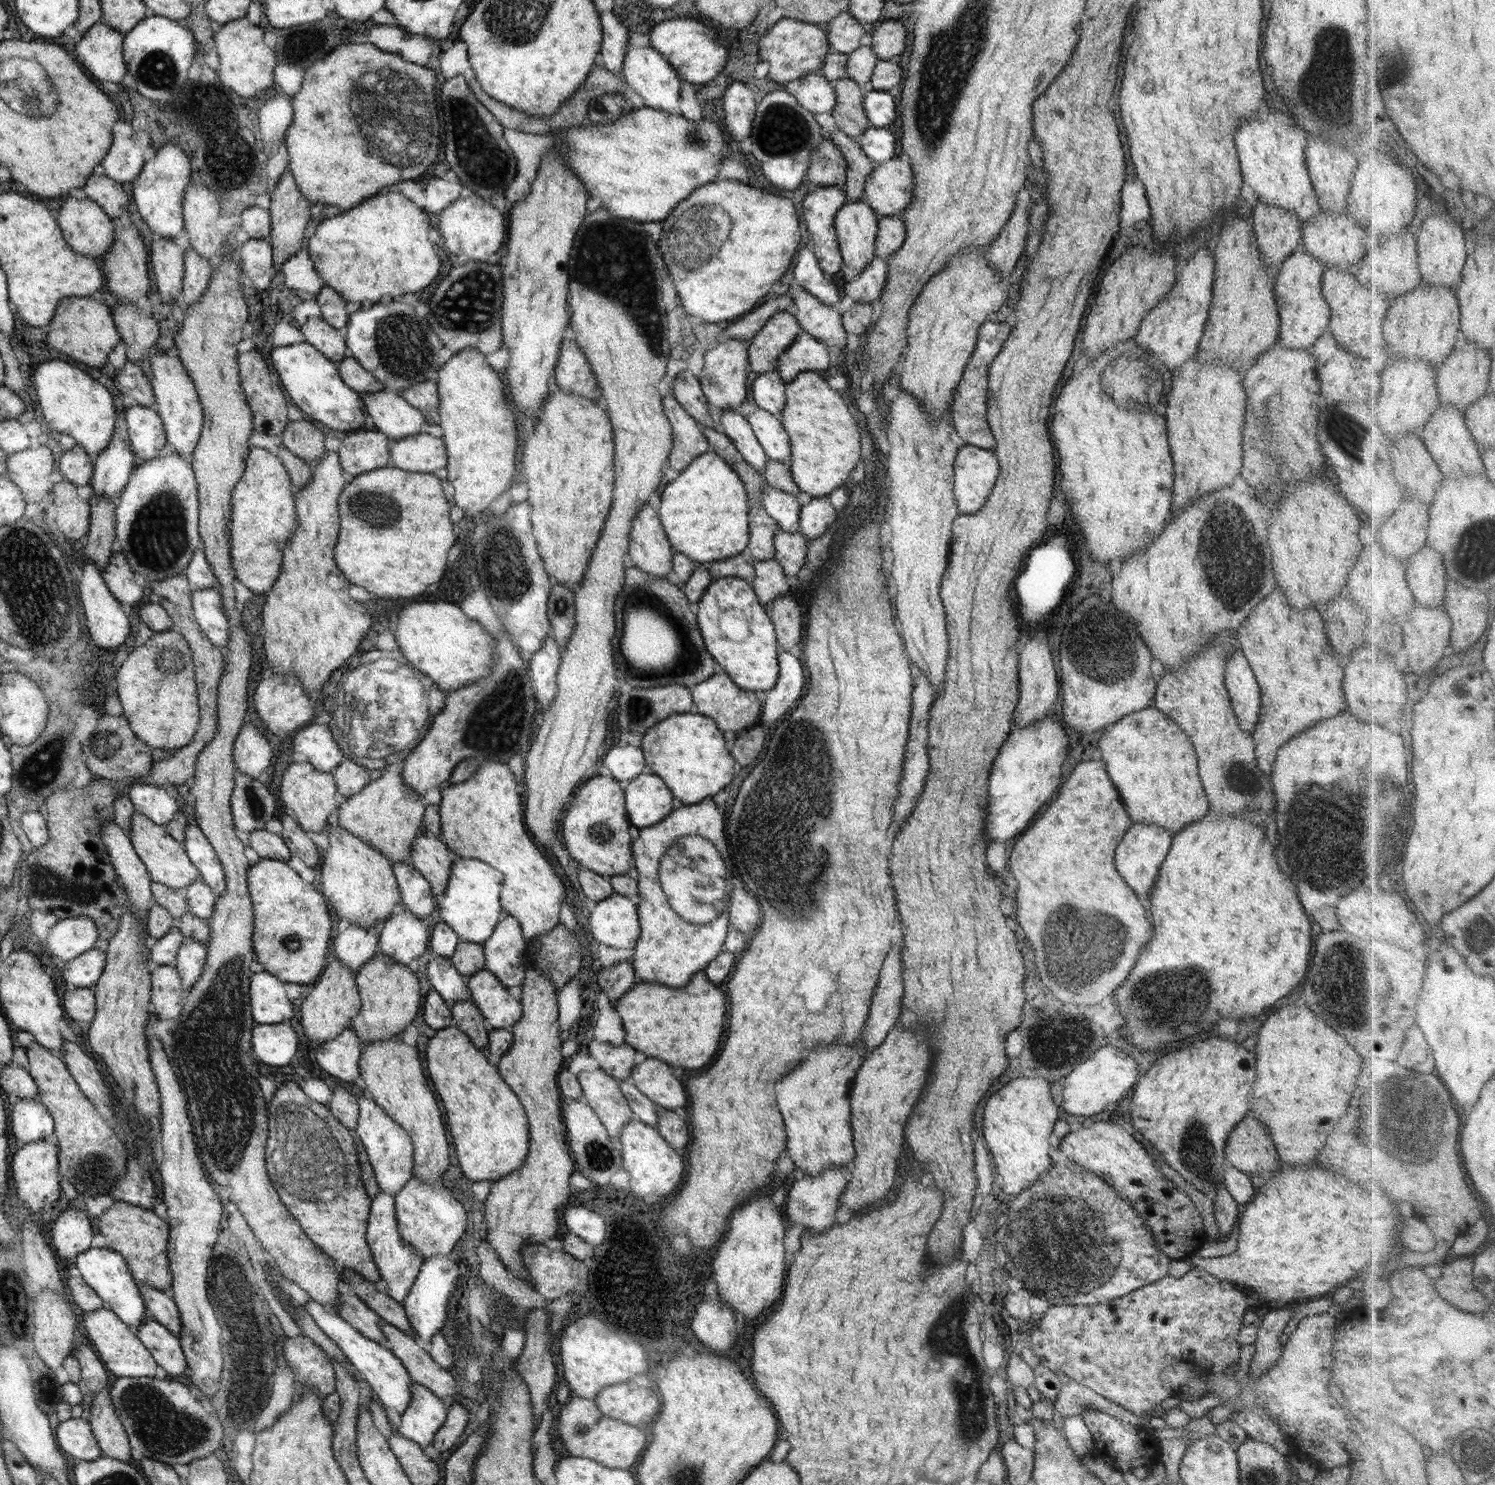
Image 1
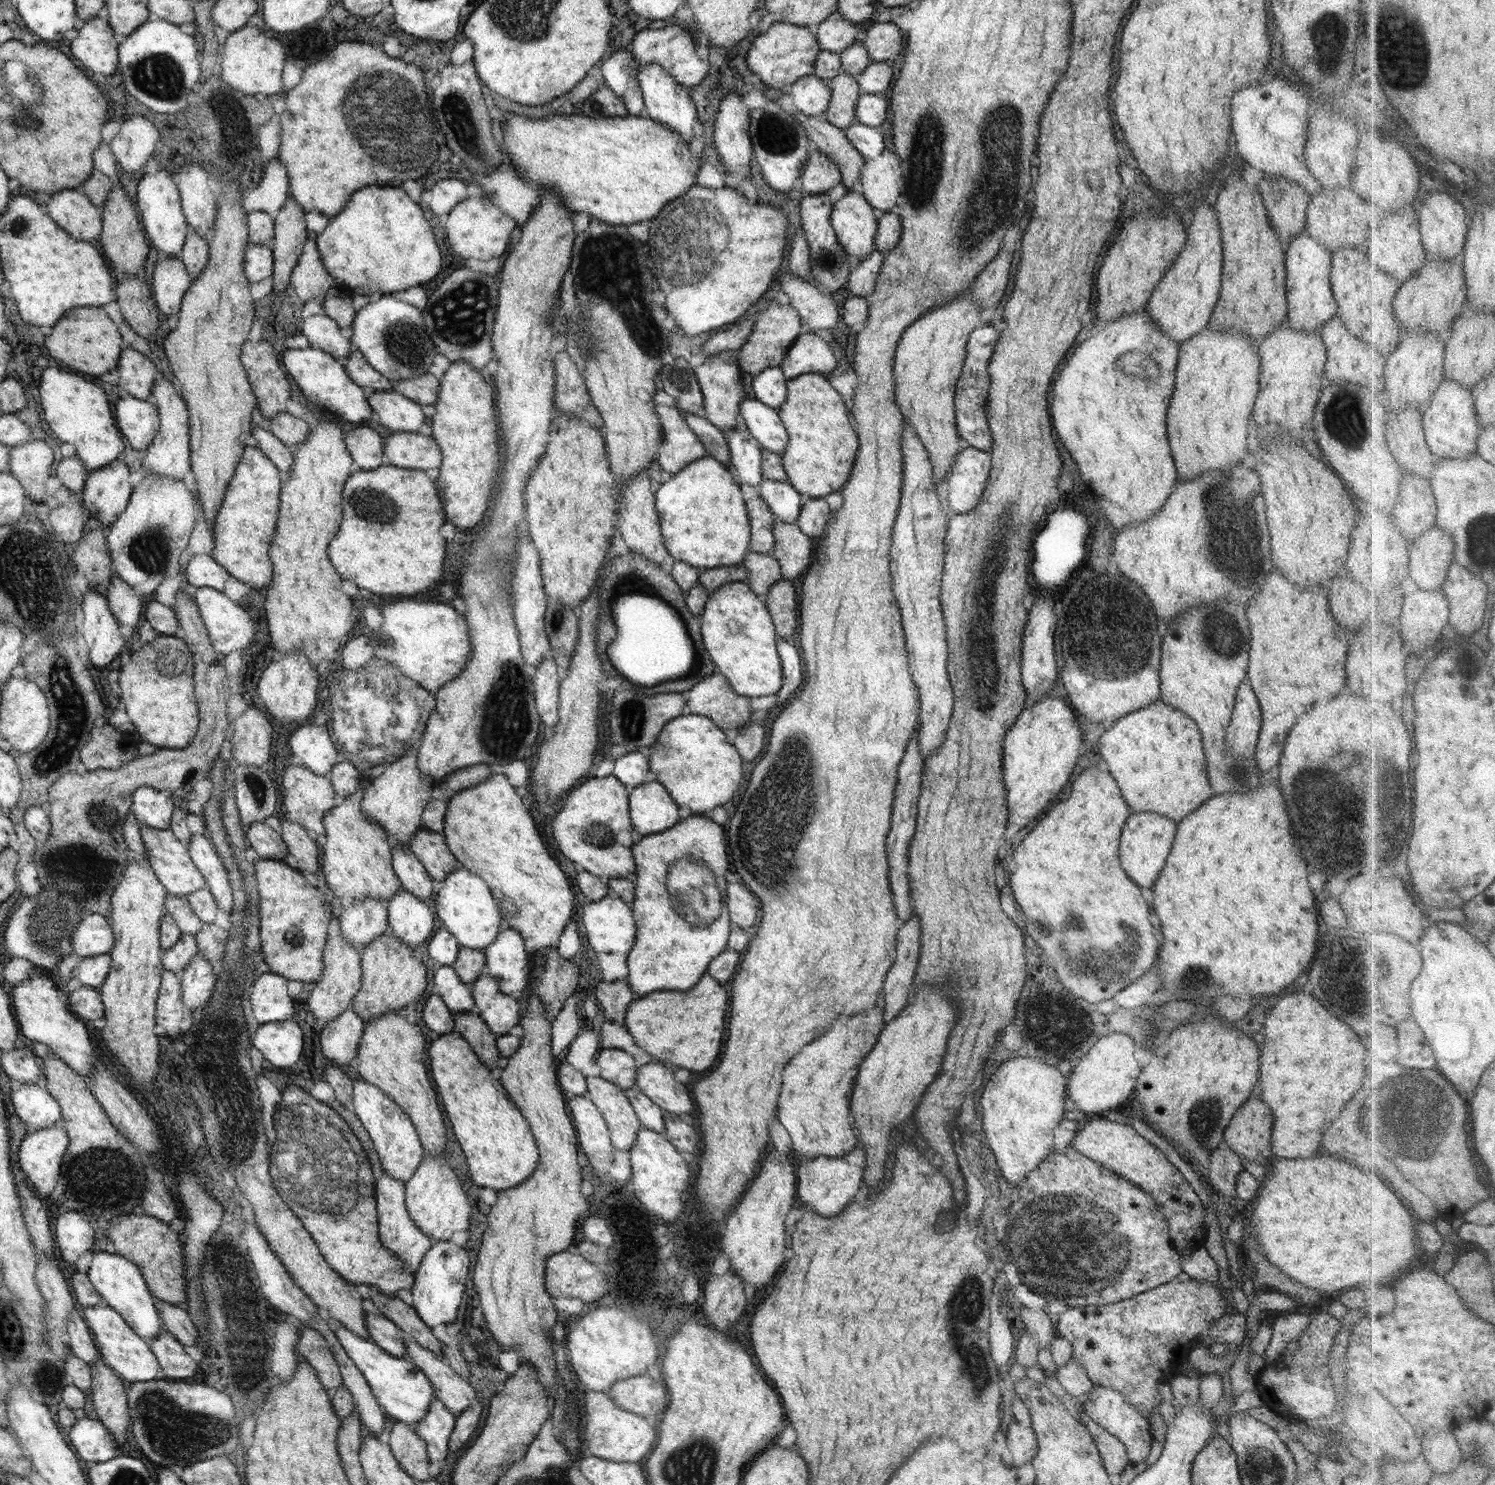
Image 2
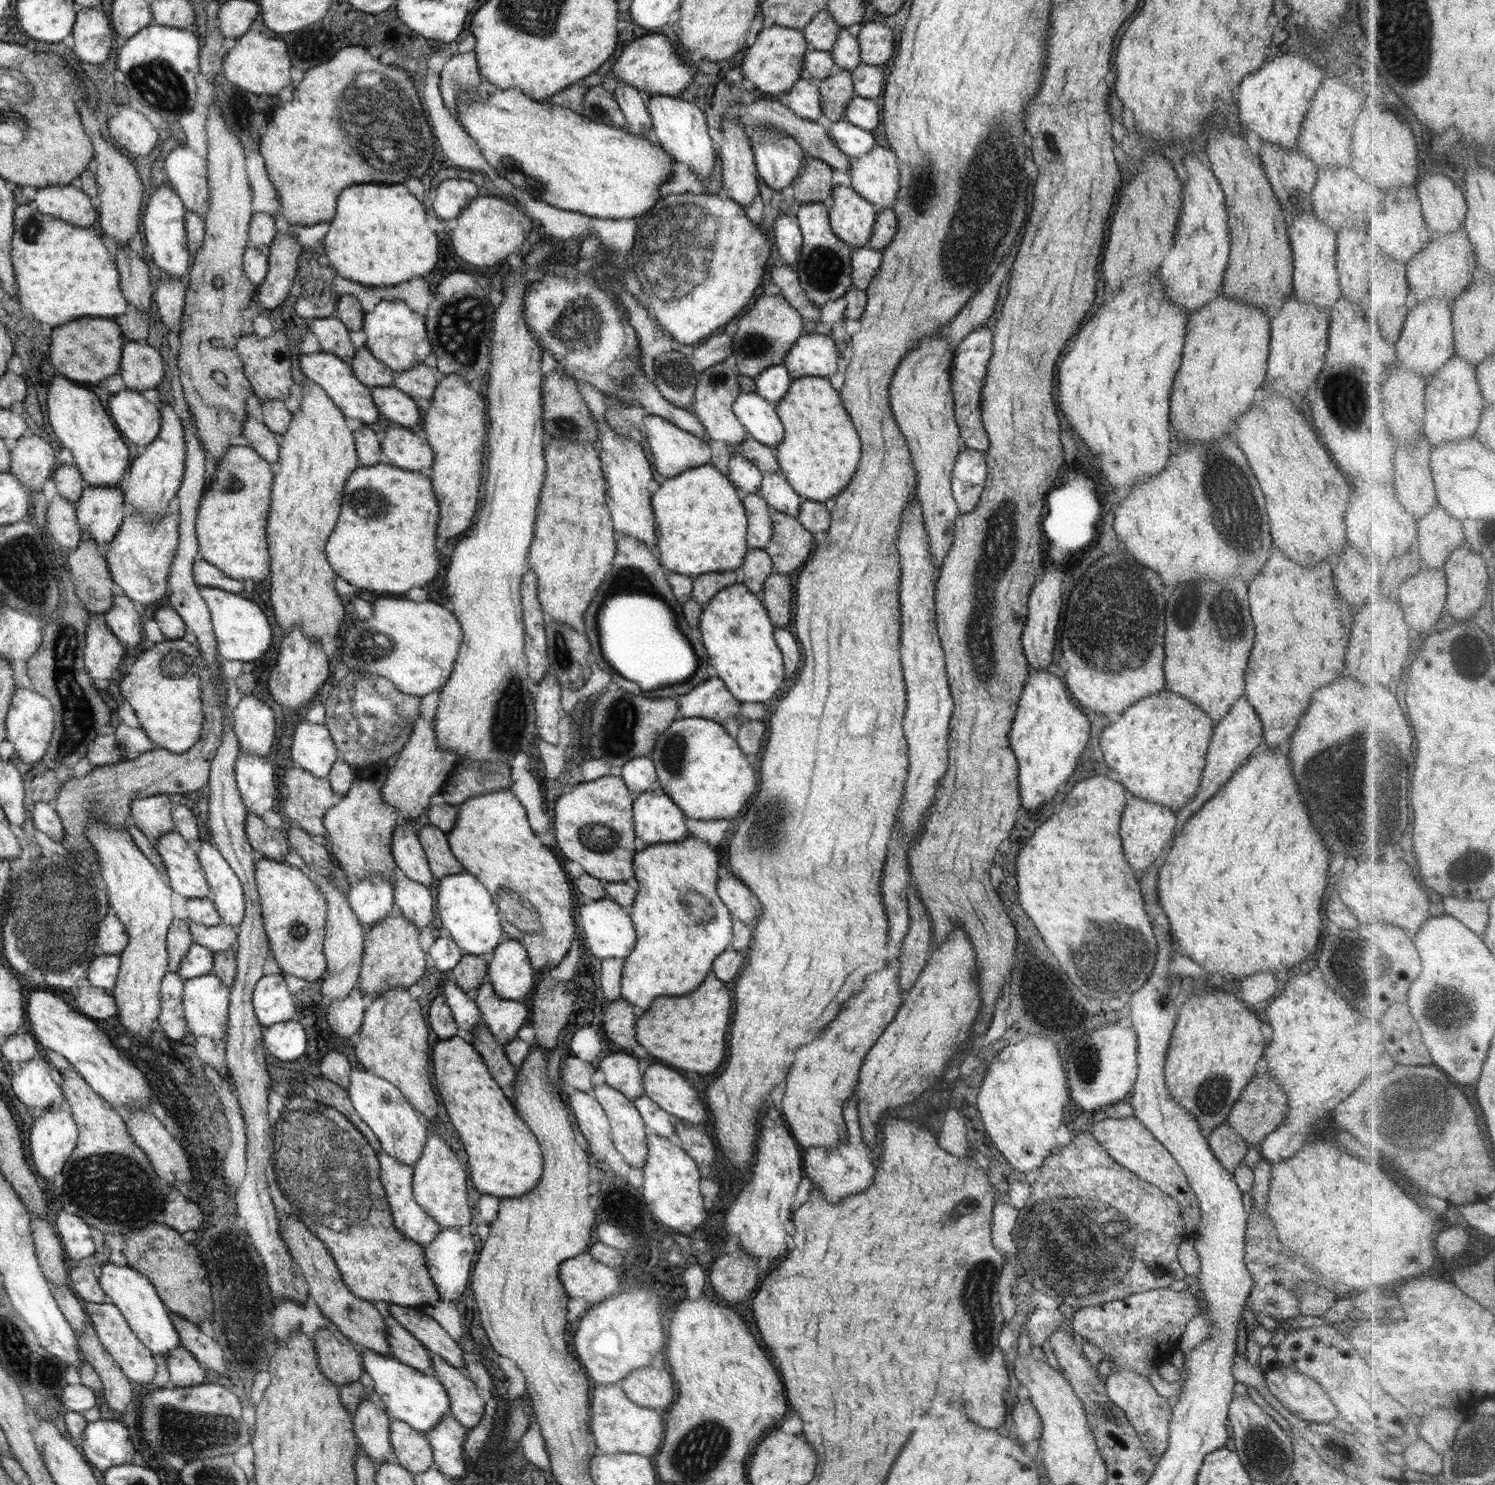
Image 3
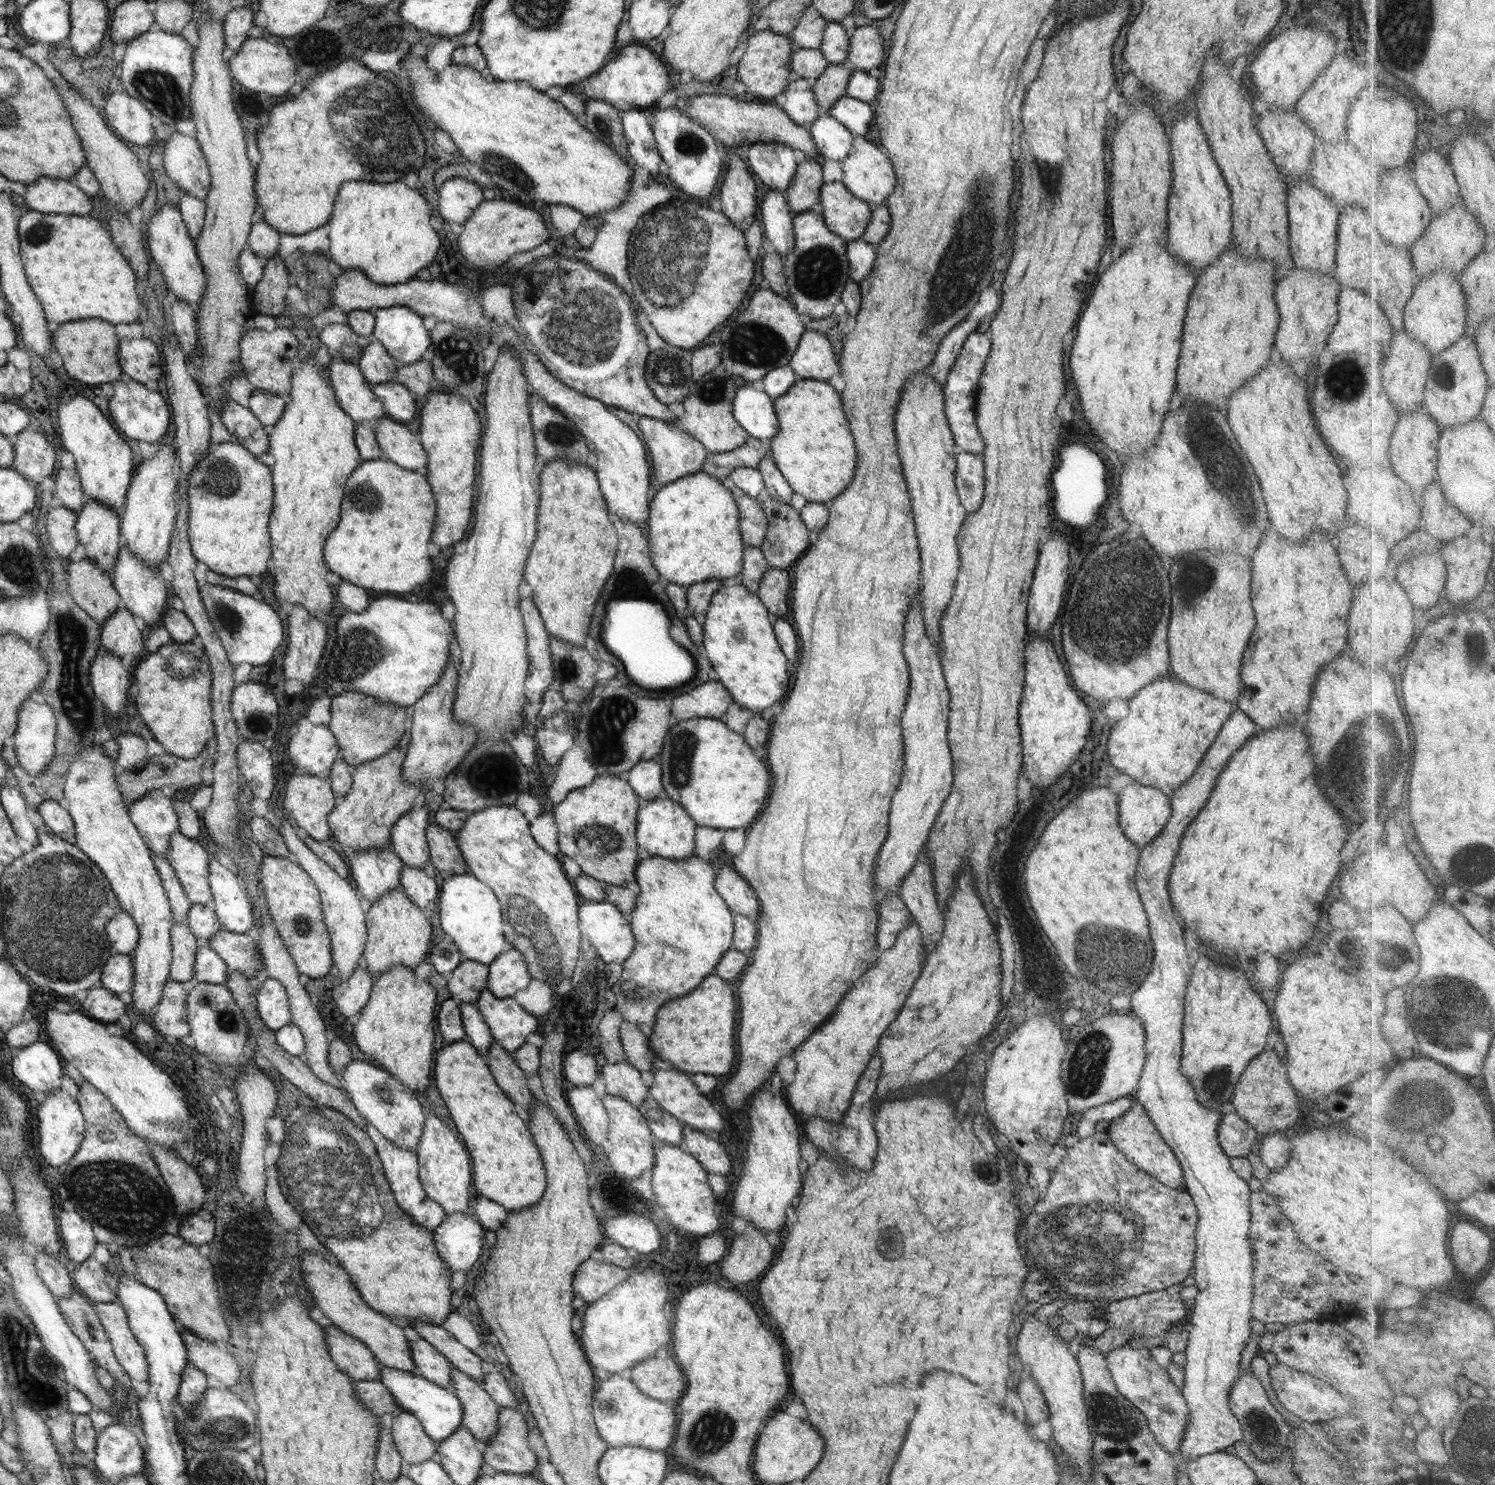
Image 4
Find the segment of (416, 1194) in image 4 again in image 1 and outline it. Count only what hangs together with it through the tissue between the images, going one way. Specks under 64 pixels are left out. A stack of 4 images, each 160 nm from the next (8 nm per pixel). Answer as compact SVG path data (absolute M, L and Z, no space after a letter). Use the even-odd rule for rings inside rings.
M378 1192L375 1199L371 1200L370 1221L367 1226L367 1238L370 1243L376 1264L379 1266L382 1278L388 1286L386 1294L392 1300L403 1303L411 1286L415 1284L416 1277L422 1269L424 1259L419 1255L418 1250L404 1243L402 1233L398 1229L398 1219L396 1217L395 1196Z

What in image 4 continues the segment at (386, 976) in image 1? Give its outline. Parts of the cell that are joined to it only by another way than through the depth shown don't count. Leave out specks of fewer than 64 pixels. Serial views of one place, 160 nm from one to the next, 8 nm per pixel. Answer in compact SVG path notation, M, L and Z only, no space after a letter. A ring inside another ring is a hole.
M395 889L373 903L368 910L367 926L369 937L364 966L374 978L388 972L393 966L402 965L414 970L426 958L432 926L422 909L403 889Z

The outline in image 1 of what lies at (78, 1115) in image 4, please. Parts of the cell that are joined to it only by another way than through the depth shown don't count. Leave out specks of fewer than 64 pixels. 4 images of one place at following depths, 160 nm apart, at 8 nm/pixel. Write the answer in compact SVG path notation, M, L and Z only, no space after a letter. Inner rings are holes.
M46 1140L40 1142L32 1142L23 1145L16 1150L15 1157L12 1158L12 1185L16 1187L16 1196L18 1200L30 1210L30 1212L42 1212L42 1208L46 1204L52 1204L60 1198L60 1186L58 1182L62 1176L58 1176L58 1154L59 1146L50 1144Z

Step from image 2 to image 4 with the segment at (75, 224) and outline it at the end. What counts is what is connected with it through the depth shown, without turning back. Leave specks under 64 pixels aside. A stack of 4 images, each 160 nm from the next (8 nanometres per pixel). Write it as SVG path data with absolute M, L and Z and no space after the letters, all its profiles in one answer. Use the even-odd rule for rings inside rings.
M41 177L26 188L28 208L44 214L89 216L92 202L82 188L66 179Z

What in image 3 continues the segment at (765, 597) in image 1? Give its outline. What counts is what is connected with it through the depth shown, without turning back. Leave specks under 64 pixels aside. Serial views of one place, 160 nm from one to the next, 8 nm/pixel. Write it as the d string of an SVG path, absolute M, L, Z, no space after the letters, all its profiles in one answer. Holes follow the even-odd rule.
M750 549L742 563L742 583L748 590L760 596L768 575L772 574L773 562L765 549Z

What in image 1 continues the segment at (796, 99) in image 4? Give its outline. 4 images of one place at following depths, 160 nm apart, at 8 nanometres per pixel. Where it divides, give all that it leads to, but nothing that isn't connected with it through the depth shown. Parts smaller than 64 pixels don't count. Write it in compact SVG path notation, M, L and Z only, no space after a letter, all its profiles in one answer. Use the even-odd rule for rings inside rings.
M819 72L810 73L800 80L792 81L784 88L791 92L797 101L812 114L831 113L835 107L836 93L832 82Z

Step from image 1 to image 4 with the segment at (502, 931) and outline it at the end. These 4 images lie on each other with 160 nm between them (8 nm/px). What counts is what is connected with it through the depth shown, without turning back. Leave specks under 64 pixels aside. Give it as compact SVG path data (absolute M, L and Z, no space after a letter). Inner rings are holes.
M514 946L489 964L487 989L496 998L512 998L533 980L529 960L521 948Z

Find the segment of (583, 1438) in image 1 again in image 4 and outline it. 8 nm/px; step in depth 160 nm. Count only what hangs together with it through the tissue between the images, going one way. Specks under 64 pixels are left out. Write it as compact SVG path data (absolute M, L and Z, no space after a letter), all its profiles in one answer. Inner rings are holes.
M618 1373L602 1375L599 1384L599 1391L593 1394L596 1400L593 1405L594 1422L600 1438L603 1438L610 1447L641 1446L658 1452L671 1446L678 1425L675 1403L662 1403L644 1396L631 1380L620 1377Z

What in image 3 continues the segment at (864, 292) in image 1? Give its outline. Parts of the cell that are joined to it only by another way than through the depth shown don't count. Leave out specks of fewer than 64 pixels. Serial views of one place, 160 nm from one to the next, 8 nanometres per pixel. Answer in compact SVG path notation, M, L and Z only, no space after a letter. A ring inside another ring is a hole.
M869 246L853 247L851 252L851 283L853 287L866 291L872 277L881 265L883 254Z

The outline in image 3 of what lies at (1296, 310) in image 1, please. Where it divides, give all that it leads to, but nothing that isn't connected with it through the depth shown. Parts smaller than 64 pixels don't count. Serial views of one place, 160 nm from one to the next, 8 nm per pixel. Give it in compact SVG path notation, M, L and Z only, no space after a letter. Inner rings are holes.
M1308 212L1288 219L1287 233L1293 254L1293 292L1300 302L1330 309L1342 296L1335 267L1337 232L1320 224L1316 216Z

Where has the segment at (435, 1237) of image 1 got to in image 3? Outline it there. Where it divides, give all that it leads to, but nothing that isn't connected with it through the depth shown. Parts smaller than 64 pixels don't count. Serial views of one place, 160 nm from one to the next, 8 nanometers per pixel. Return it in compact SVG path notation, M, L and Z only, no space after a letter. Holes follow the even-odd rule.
M436 1131L428 1135L427 1149L423 1151L423 1157L414 1165L415 1199L432 1218L435 1218L442 1230L459 1228L472 1220L468 1196L466 1196L466 1180L468 1176L456 1152L452 1152L450 1146L440 1136L436 1136Z

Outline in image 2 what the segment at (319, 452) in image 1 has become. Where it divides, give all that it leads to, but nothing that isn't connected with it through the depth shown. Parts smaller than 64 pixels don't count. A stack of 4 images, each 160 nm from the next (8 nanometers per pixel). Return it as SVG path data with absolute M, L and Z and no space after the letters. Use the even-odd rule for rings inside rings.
M287 412L277 414L271 419L269 431L292 450L296 450L298 445L302 445L302 442L306 441L311 433L308 423L304 419L296 418L295 415Z

